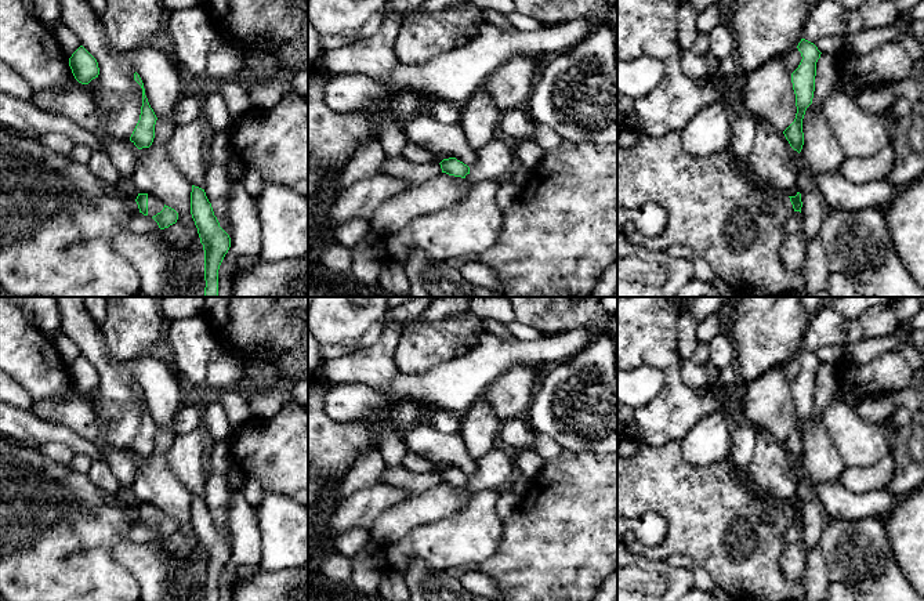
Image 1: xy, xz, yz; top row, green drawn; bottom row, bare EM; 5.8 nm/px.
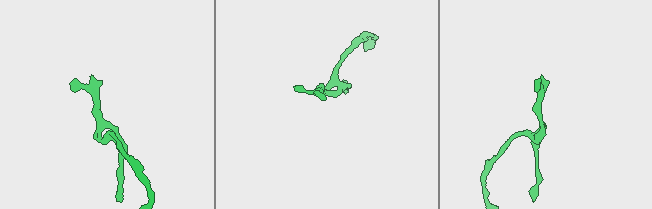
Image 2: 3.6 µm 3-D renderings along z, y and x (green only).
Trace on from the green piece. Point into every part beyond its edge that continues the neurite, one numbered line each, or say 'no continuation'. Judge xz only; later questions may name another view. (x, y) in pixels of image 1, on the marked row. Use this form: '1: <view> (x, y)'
no continuation

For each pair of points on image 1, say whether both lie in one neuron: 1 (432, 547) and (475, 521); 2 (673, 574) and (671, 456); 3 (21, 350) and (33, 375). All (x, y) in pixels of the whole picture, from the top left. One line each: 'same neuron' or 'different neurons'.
1: same neuron
2: different neurons
3: same neuron

